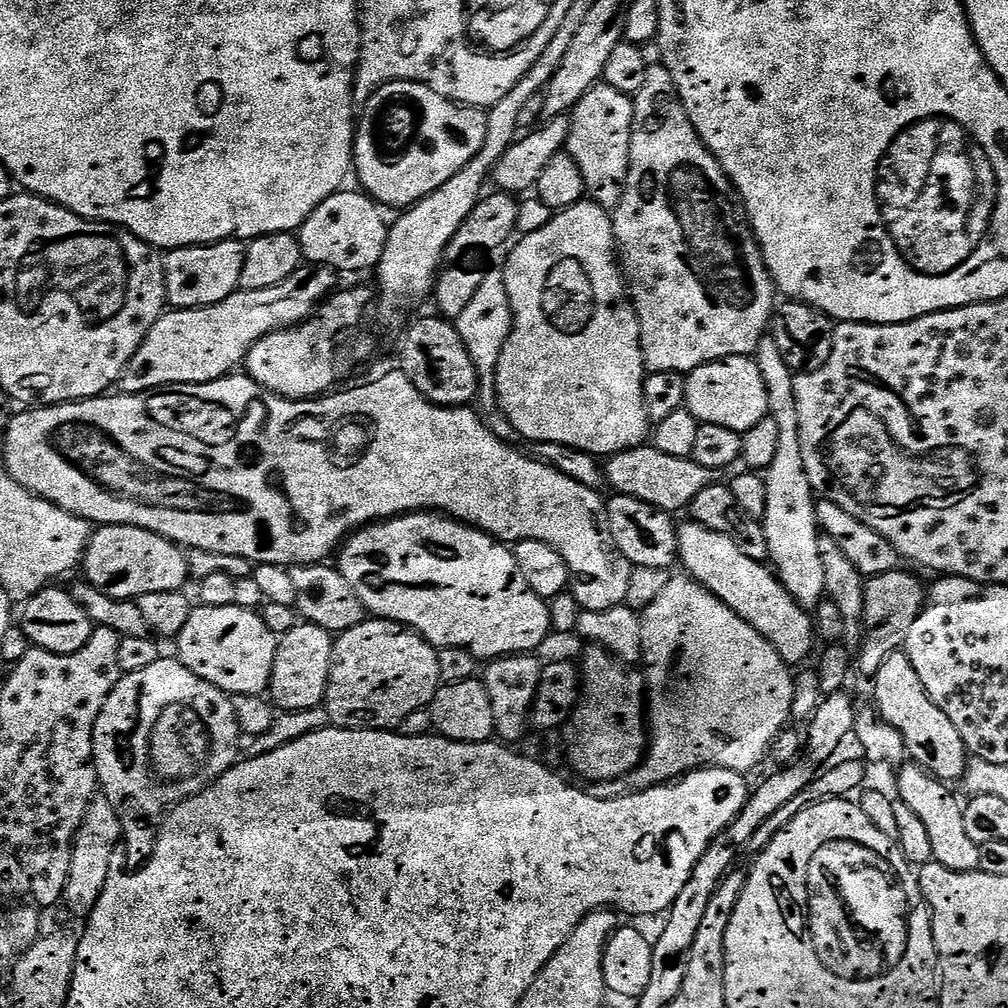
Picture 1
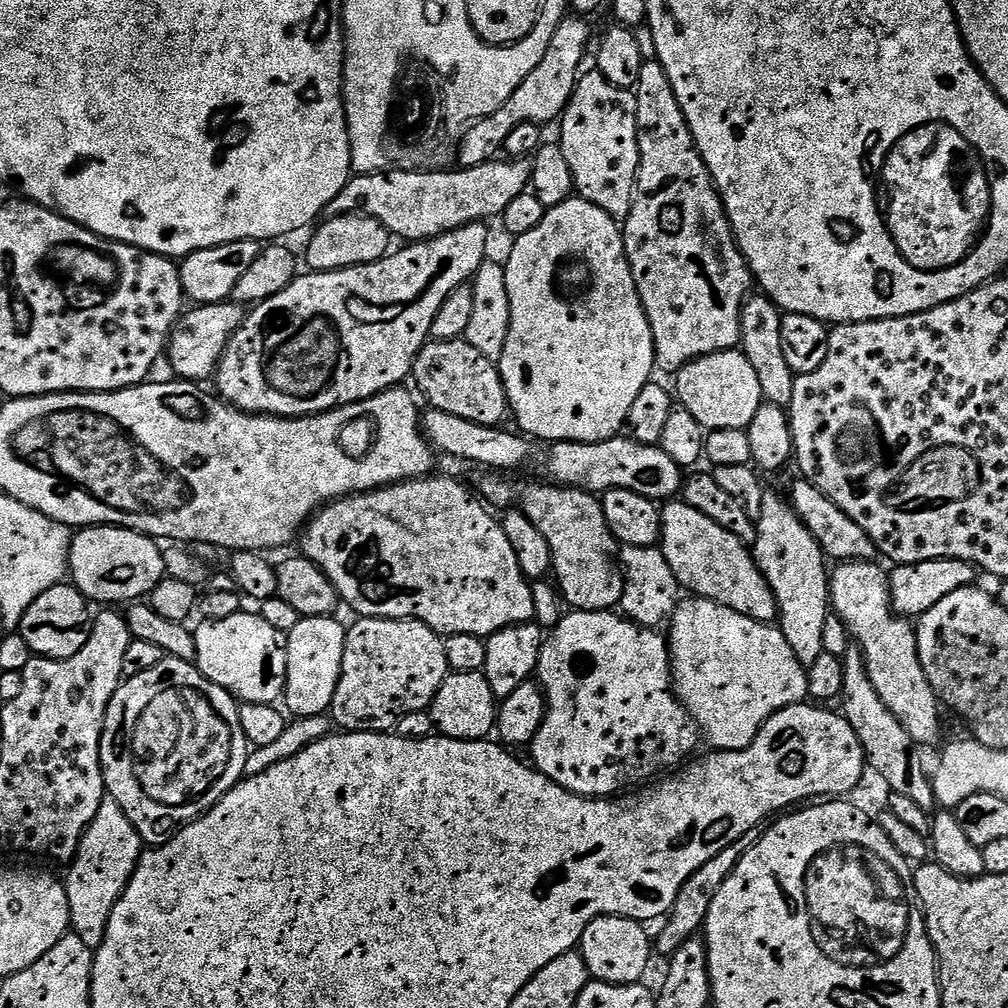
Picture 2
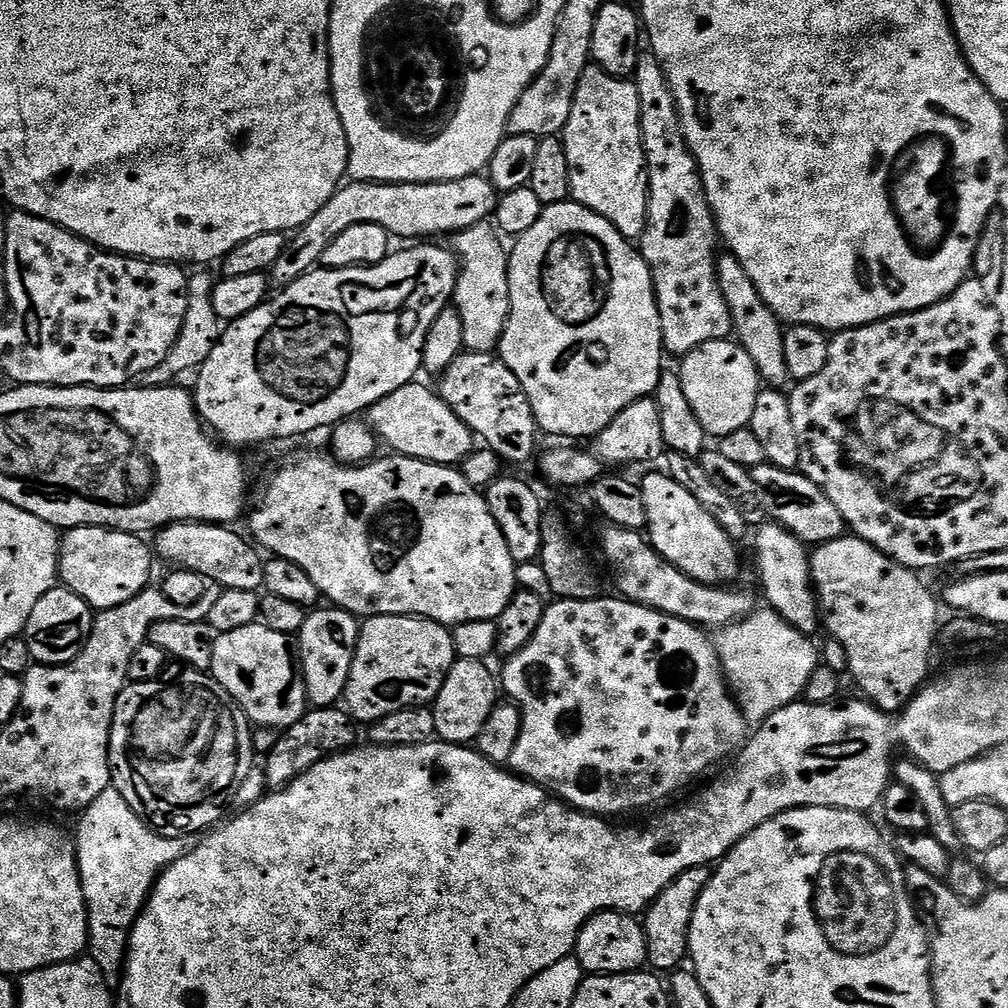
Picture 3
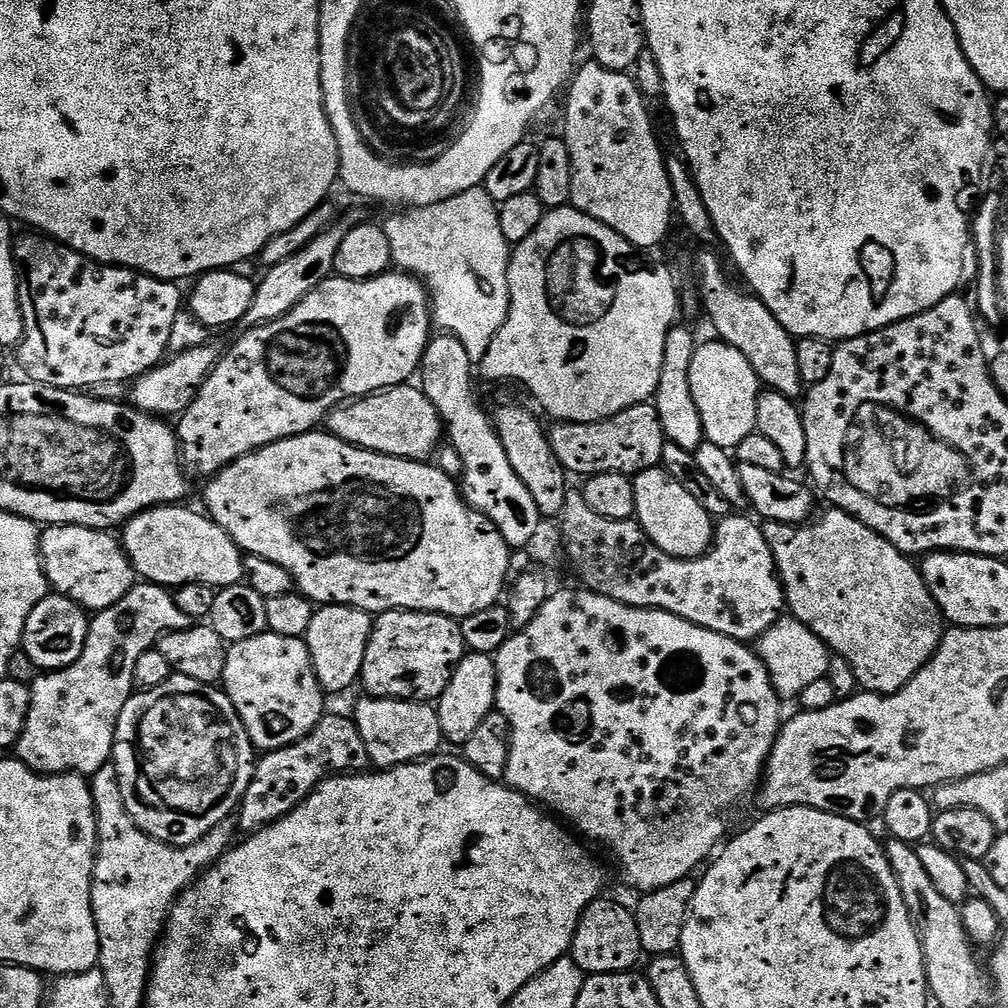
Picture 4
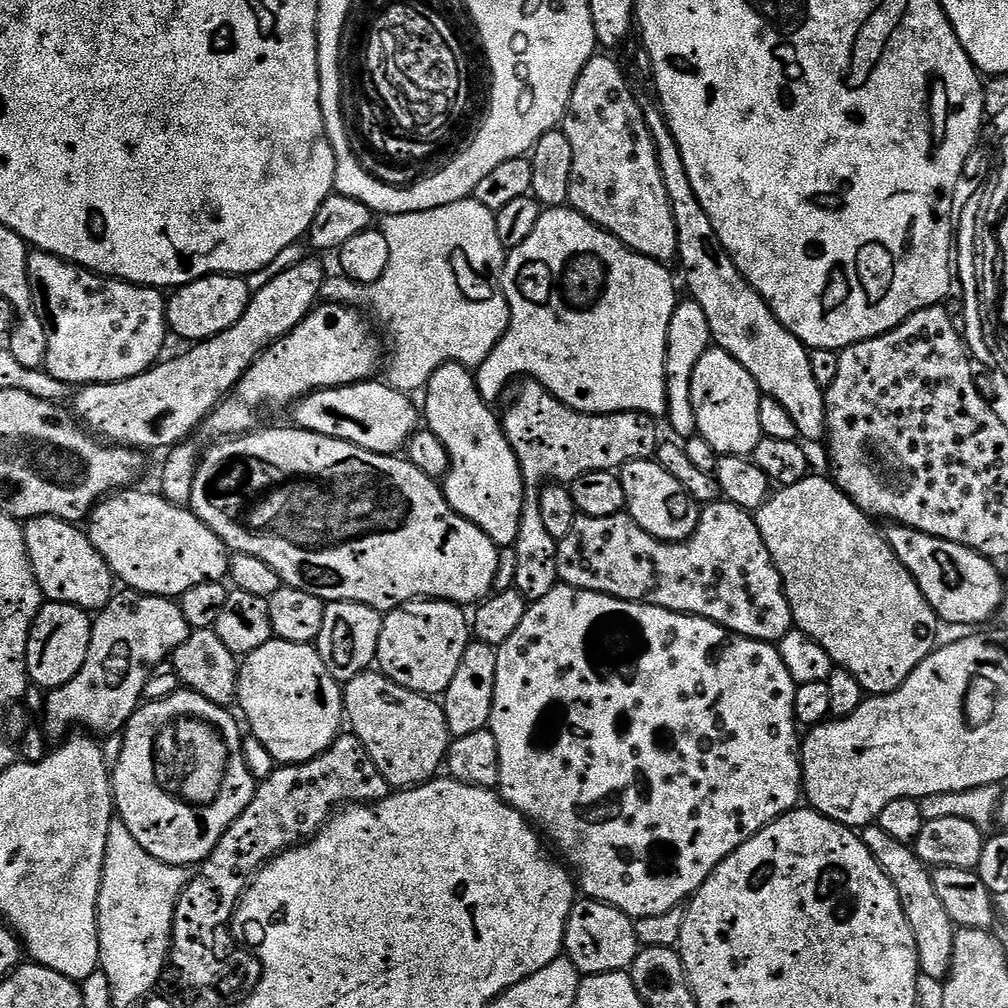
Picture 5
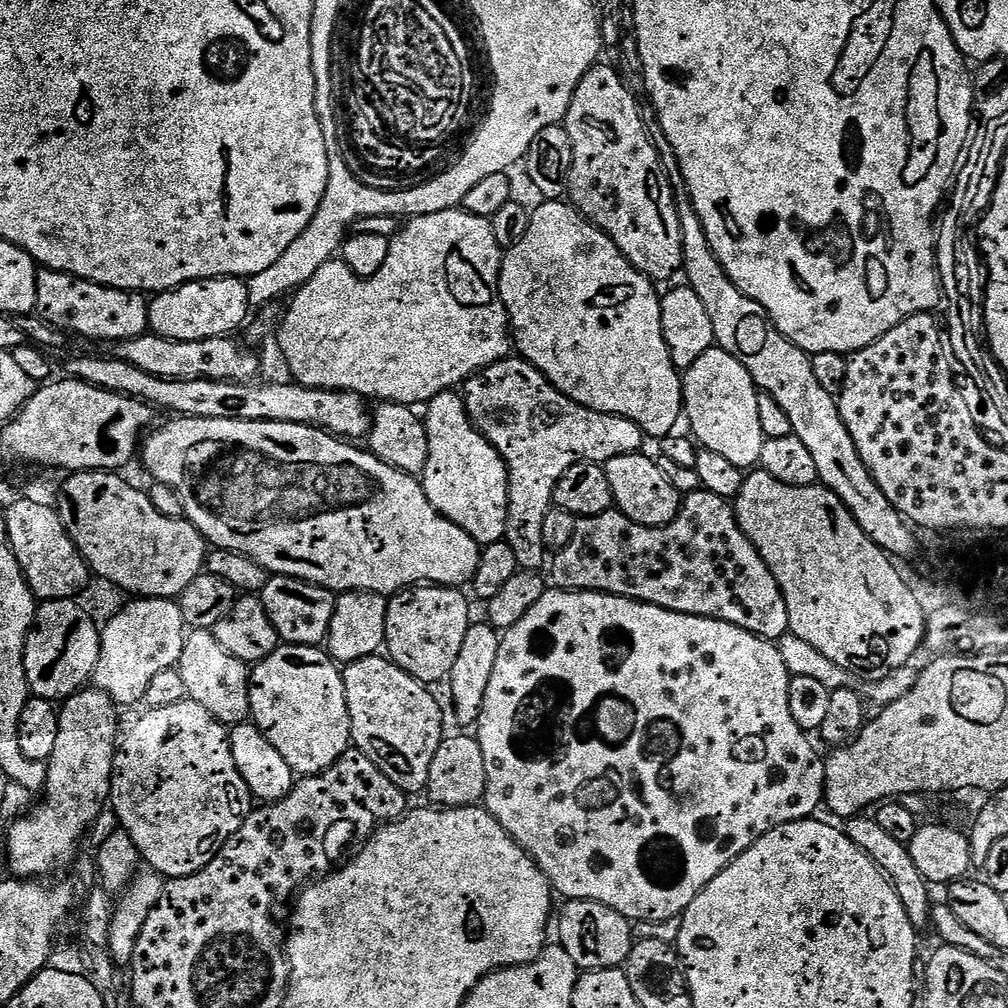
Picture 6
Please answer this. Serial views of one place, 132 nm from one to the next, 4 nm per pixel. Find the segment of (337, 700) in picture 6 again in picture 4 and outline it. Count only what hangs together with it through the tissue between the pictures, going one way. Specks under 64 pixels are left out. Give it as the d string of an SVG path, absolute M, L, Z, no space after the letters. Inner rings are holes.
M266 631L258 634L258 638L246 638L246 642L231 645L222 690L230 698L238 718L242 718L253 749L261 753L306 738L326 714L326 693L314 674L307 643L301 638L282 638Z

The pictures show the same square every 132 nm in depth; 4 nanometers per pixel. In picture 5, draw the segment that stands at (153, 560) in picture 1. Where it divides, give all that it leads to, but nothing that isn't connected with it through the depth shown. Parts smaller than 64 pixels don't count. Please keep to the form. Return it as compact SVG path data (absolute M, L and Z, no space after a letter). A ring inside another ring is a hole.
M36 516L23 525L23 530L30 566L45 601L73 604L85 610L107 606L114 595L114 577L83 527L53 516Z

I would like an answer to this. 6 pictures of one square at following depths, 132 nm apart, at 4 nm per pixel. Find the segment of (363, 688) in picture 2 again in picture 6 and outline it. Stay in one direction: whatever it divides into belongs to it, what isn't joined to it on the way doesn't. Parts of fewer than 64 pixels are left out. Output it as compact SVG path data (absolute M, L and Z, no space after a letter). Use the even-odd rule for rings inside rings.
M413 586L391 597L384 631L387 655L392 663L409 672L425 686L433 686L432 684L438 683L439 680L447 681L454 670L454 662L458 662L458 654L462 654L462 644L466 642L466 634L470 627L468 600L462 593L460 588Z

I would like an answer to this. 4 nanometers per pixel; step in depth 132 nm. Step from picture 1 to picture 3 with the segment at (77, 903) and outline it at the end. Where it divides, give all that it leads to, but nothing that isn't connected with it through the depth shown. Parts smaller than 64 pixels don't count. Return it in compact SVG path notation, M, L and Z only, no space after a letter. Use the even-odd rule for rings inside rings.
M114 786L102 790L94 802L84 809L79 817L80 825L74 831L76 861L80 871L80 885L84 891L84 901L88 907L88 946L87 951L98 962L102 974L109 982L119 981L124 970L124 957L128 948L128 934L134 922L144 909L148 895L152 893L156 879L178 858L182 858L190 850L198 847L199 835L161 836L153 832L150 825L122 798L122 794Z

